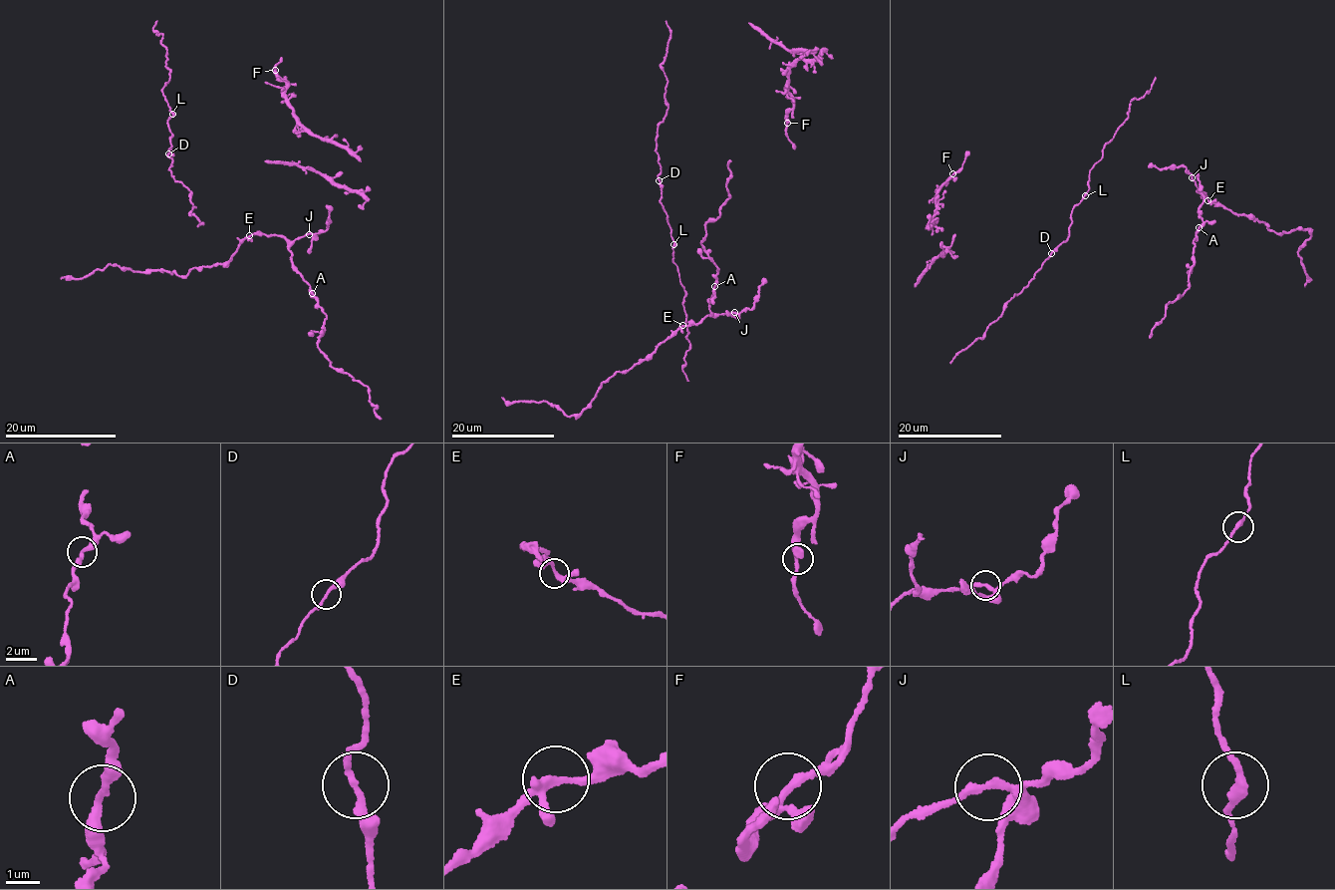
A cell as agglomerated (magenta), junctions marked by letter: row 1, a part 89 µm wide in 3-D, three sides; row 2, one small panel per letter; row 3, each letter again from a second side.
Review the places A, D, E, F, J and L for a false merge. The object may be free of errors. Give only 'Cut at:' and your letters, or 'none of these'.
Cut at: none of these

